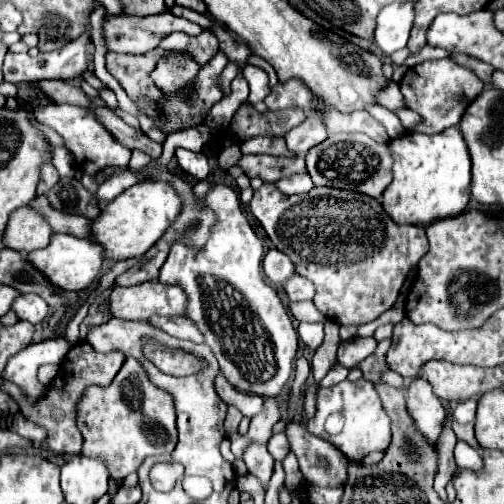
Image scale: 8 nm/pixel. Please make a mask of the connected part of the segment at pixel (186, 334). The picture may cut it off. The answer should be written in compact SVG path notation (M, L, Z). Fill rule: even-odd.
M153 316L153 318L149 318L149 322L159 326L161 330L165 330L167 334L171 334L175 338L191 340L195 344L203 342L203 334L199 332L199 328L195 328L195 322L185 316Z

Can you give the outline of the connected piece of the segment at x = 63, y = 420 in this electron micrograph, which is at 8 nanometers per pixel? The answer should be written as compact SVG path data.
M77 344L69 354L67 358L63 360L63 368L59 370L57 378L51 382L51 386L47 388L45 396L35 404L31 406L27 402L27 398L23 396L23 392L13 384L13 382L3 382L1 388L3 392L7 392L19 406L21 414L27 418L27 420L33 420L35 424L47 428L49 436L47 436L47 446L55 452L55 454L79 454L81 452L81 446L83 446L83 438L81 438L81 432L77 430L77 424L75 424L75 412L77 412L77 400L81 396L81 392L91 386L91 384L97 384L97 386L107 386L111 384L111 380L115 378L115 374L119 372L119 368L123 366L123 360L125 356L121 352L109 352L109 354L99 354L95 352L89 344Z

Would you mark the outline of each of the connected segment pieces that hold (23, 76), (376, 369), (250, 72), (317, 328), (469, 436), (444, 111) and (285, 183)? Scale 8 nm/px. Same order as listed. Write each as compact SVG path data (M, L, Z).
M89 34L79 36L77 40L69 42L67 46L63 46L61 50L49 52L49 54L39 54L39 56L29 56L29 54L13 54L7 52L5 62L3 62L3 78L5 82L39 82L39 80L63 80L63 82L79 82L87 70L89 64L89 54L87 54L87 46L91 42Z
M391 340L379 342L377 350L375 350L367 360L363 360L363 362L357 366L357 368L363 370L363 378L375 382L375 378L379 378L383 372L389 370L389 368L387 368L387 362L385 362L385 354L387 354L389 346L391 346Z
M251 64L245 66L243 74L245 74L245 79L249 85L249 96L247 101L250 104L255 104L265 100L270 93L269 84L267 84L267 82L269 82L269 80L267 80L267 74L265 74L261 68L251 66Z
M303 322L303 324L299 324L297 332L299 332L299 338L305 342L305 346L311 350L317 350L323 342L323 324L319 324L319 322L317 324Z
M453 417L452 428L458 441L463 440L467 442L467 444L471 444L471 446L473 446L475 450L481 450L481 446L479 446L479 442L475 440L473 423L465 424L465 425L459 424Z
M427 60L407 70L407 74L401 80L401 92L405 96L407 108L415 110L423 116L423 124L415 126L411 132L423 132L423 134L437 134L443 132L449 126L457 126L467 104L479 96L483 90L483 82L475 76L475 72L457 66L453 60Z
M303 172L303 174L295 174L295 176L289 176L289 178L283 178L283 180L275 182L275 186L283 194L303 194L303 192L309 192L315 184L313 184L311 176L307 172Z

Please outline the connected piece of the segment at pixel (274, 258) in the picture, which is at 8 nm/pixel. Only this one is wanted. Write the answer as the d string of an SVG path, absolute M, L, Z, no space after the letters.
M271 248L265 258L263 258L263 270L265 270L265 276L271 284L275 284L279 288L279 284L283 284L287 278L291 278L295 274L295 268L293 268L293 262L289 260L287 254L283 254L281 250L277 248Z

